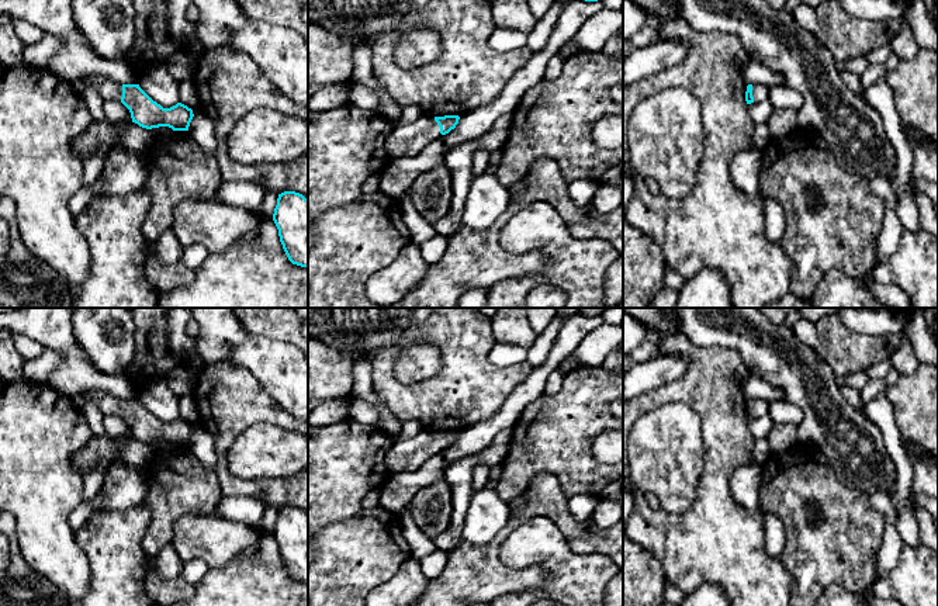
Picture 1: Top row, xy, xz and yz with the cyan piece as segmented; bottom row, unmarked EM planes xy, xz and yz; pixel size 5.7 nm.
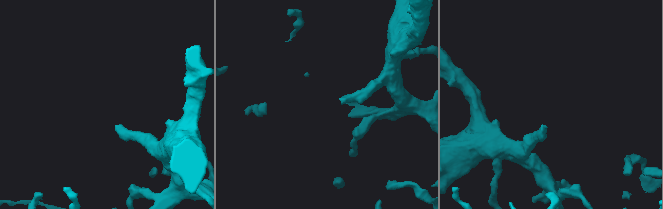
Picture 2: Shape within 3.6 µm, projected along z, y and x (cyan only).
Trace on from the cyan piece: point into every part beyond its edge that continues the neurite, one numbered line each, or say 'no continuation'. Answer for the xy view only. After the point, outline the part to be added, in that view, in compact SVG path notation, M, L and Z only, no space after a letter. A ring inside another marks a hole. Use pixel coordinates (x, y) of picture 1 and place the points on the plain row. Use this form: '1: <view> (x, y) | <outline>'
1: xy (107, 404) | M100 389L83 392L86 405L94 405L104 416L121 416L122 399L105 394Z

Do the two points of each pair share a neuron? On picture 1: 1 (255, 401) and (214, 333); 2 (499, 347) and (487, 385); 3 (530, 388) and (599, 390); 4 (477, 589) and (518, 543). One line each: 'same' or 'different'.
1: different
2: different
3: different
4: different

